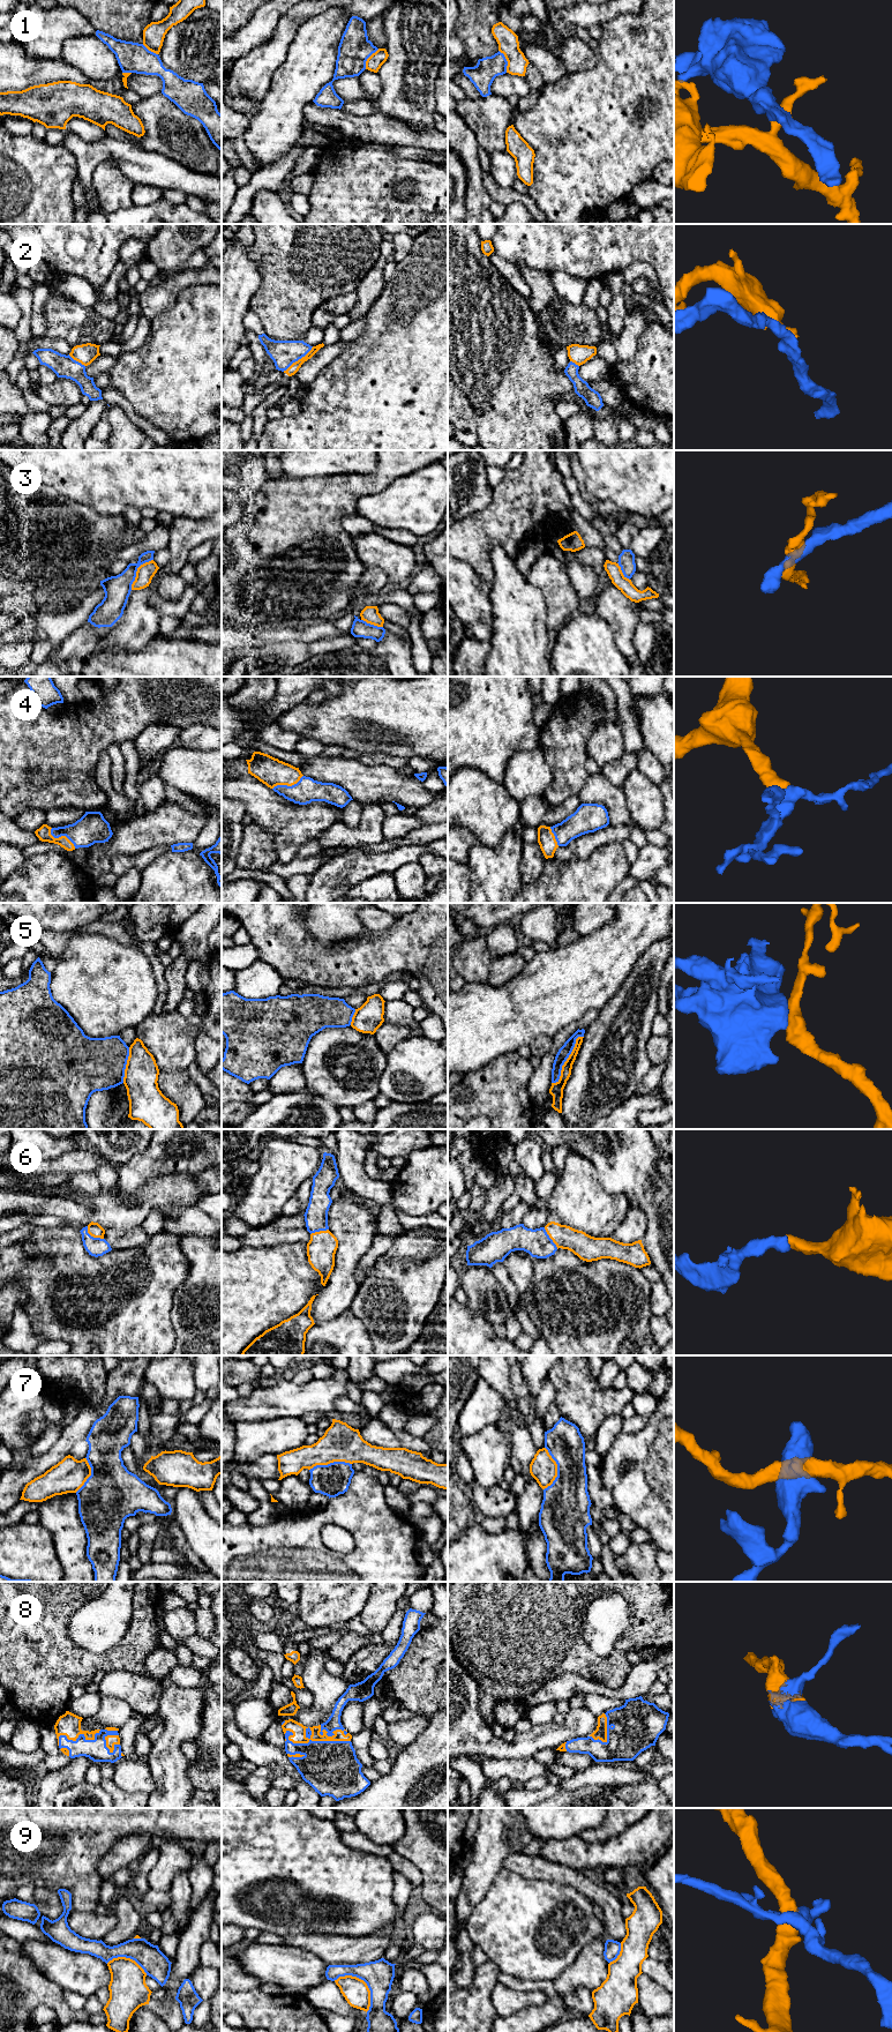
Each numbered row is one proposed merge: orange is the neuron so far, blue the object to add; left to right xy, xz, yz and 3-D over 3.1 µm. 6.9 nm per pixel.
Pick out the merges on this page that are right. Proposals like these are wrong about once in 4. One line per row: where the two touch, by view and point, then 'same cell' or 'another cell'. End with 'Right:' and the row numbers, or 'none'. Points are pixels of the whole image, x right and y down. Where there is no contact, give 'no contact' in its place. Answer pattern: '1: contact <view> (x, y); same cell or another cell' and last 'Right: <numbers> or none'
1: contact yz (507, 60); another cell
2: contact xz (299, 359); another cell
3: contact xy (136, 572); another cell
4: contact xy (61, 836); same cell
5: contact yz (567, 1059); another cell
6: contact xy (92, 1235); same cell
7: contact yz (556, 1469); another cell
8: contact xz (313, 1740); same cell
9: contact xz (362, 1980); another cell
Right: 4, 6, 8

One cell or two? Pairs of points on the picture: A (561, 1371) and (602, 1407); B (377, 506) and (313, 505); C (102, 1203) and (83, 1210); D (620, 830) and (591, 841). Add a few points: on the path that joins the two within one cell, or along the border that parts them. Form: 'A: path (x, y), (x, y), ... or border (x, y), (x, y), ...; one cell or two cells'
A: path (571, 1381), (592, 1402); one cell
B: border (379, 491), (364, 495), (358, 501), (357, 513); two cells
C: border (83, 1203), (98, 1222); two cells
D: path (613, 834), (598, 838); one cell

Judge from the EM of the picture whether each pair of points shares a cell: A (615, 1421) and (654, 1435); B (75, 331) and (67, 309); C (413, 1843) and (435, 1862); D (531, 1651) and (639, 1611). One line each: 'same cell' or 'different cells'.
A: different cells
B: same cell
C: same cell
D: same cell

